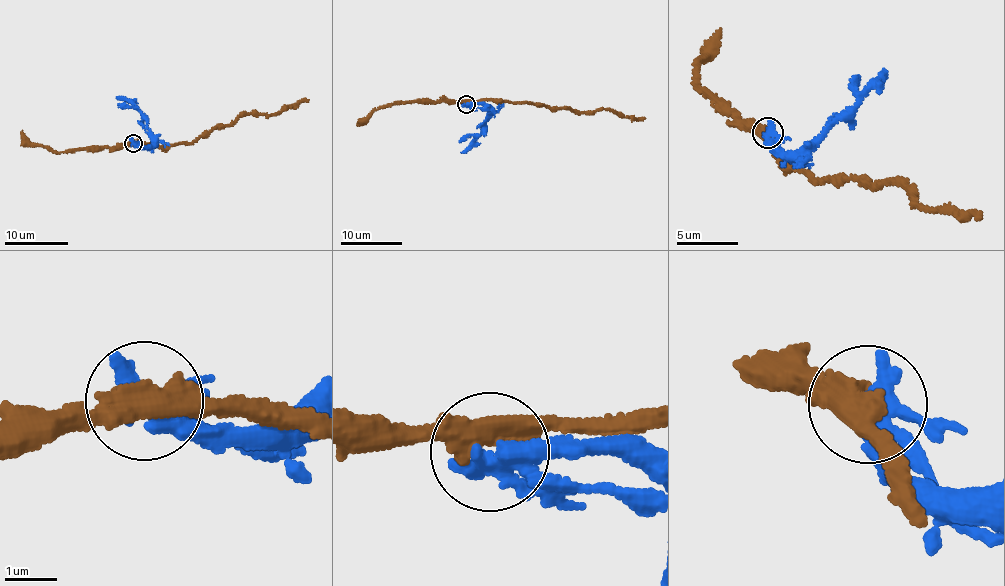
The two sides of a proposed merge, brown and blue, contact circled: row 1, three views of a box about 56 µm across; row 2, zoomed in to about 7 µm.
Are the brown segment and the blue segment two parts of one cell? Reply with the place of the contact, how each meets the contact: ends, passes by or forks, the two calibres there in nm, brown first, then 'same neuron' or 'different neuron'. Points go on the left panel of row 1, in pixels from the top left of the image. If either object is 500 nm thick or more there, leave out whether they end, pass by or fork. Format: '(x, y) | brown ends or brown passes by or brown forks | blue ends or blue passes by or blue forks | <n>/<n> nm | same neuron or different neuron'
(133, 143) | brown passes by | blue passes by | 480/360 nm | different neuron

